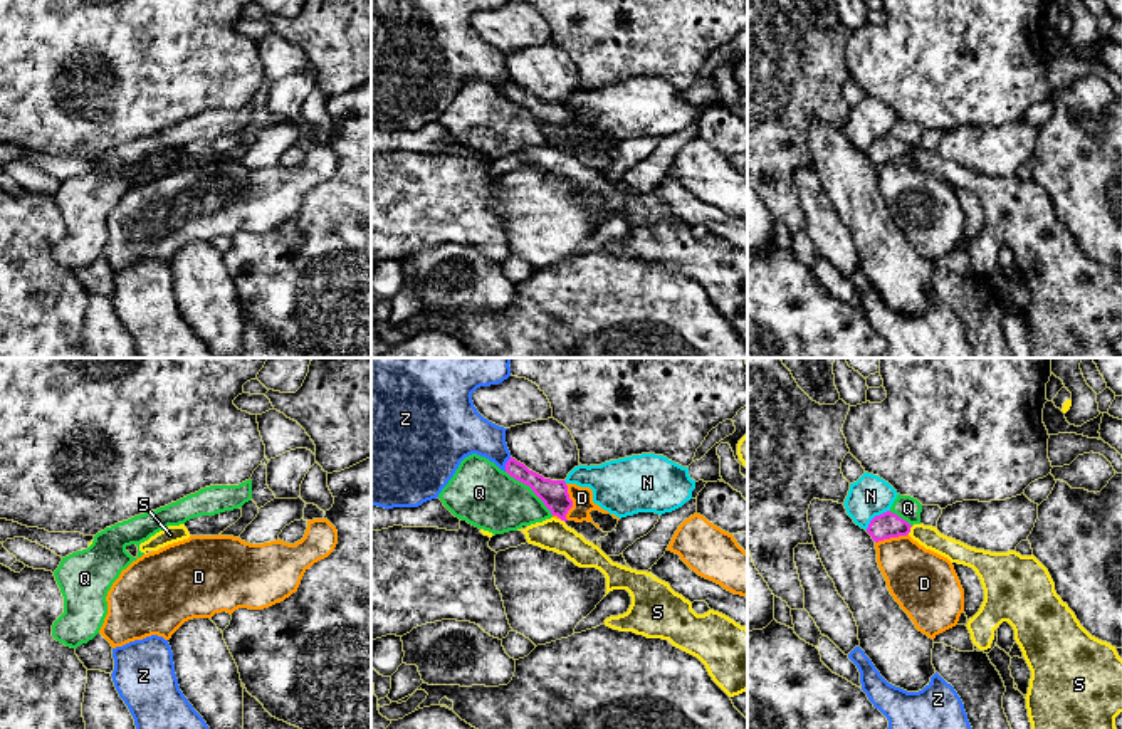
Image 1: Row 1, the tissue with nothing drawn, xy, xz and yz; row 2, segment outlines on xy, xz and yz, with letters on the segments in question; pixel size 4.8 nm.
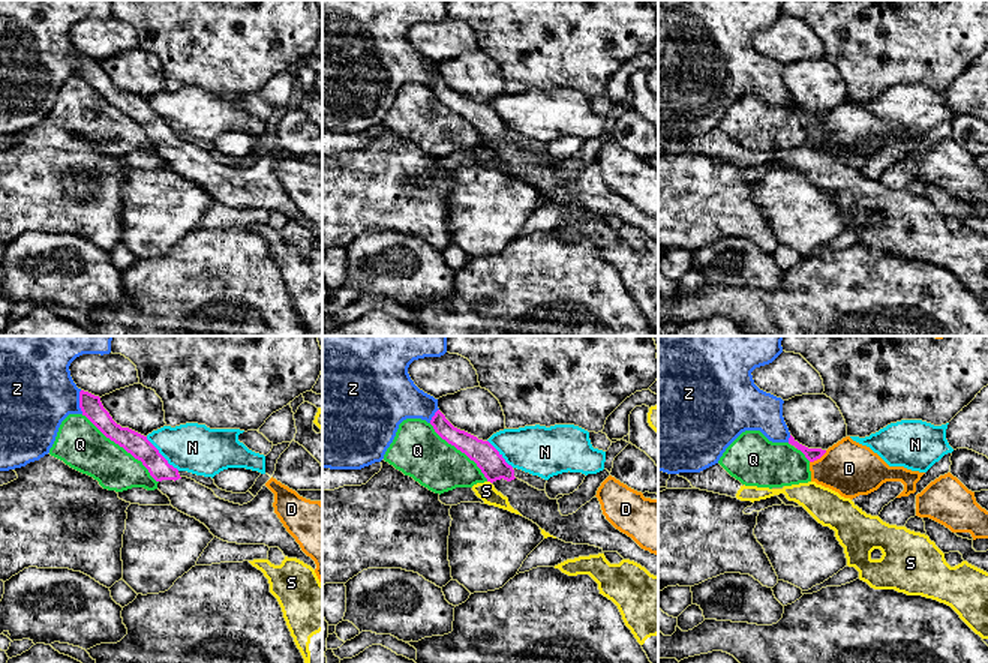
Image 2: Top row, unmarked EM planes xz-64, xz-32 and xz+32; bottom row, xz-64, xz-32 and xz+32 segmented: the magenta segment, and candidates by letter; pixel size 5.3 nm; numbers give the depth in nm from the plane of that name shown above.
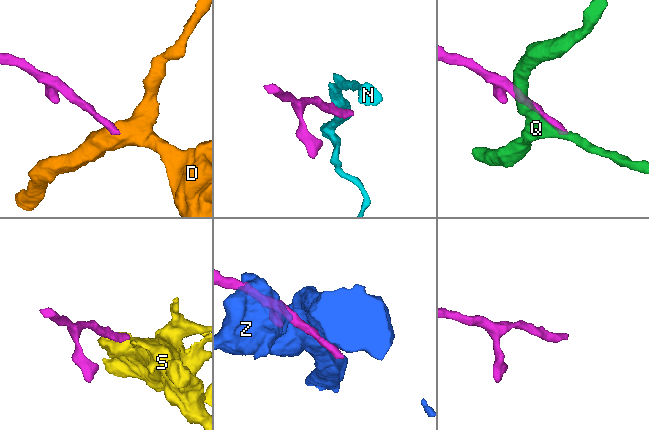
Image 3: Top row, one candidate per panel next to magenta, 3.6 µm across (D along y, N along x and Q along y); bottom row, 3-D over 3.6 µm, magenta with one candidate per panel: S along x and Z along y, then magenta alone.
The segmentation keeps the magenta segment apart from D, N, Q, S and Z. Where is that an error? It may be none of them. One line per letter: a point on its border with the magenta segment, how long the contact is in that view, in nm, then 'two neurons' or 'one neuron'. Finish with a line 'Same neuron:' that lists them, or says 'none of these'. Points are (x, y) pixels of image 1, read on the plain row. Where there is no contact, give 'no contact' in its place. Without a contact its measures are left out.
D: xz (571, 126) | 180 nm | two neurons
N: yz (875, 140) | 160 nm | two neurons
Q: xz (531, 111) | 320 nm | two neurons
S: yz (909, 153) | 50 nm | two neurons
Z: xz (506, 88) | 80 nm | two neurons
Same neuron: none of these

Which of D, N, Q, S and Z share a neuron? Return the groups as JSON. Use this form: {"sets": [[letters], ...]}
{"sets": [["D"], ["N"], ["Q"], ["S"], ["Z"]]}

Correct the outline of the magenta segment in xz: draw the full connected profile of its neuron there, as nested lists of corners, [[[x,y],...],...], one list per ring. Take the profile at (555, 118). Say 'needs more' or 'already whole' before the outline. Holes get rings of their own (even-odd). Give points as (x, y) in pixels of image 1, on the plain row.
already whole; [[[512,81],[506,87],[506,96],[516,104],[529,109],[553,139],[558,139],[564,146],[568,144],[566,138],[573,131],[573,124],[569,123],[564,104],[544,102]]]

